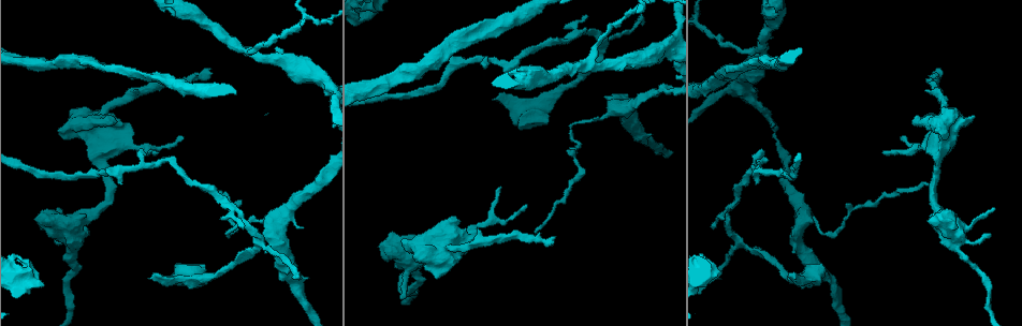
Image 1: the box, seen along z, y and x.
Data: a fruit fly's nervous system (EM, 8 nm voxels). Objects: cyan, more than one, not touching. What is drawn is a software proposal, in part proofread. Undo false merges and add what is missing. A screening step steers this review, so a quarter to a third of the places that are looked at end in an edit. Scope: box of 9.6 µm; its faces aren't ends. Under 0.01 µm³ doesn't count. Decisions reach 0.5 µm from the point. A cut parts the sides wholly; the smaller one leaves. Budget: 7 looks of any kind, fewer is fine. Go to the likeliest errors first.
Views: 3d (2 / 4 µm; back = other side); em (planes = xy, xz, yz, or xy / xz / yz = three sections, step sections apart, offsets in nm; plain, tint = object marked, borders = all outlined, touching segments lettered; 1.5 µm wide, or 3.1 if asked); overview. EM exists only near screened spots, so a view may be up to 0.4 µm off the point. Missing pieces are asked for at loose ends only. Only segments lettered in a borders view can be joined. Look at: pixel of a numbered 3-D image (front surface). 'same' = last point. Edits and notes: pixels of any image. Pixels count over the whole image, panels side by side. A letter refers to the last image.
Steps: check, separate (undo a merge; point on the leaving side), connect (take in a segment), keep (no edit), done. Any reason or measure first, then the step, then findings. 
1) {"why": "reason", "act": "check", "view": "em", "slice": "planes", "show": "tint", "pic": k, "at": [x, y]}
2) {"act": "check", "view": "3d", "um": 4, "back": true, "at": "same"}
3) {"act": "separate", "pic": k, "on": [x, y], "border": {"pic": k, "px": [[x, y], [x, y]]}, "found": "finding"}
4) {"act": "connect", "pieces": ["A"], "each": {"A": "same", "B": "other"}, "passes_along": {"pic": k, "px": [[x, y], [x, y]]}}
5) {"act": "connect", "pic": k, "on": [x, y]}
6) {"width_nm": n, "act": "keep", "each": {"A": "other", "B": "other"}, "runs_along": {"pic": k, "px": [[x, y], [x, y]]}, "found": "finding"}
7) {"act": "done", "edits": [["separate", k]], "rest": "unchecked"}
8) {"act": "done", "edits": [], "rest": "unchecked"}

{"why": "long arm stops here", "act": "check", "view": "em", "slice": "planes", "show": "plain", "pic": 1, "at": [20, 263]}

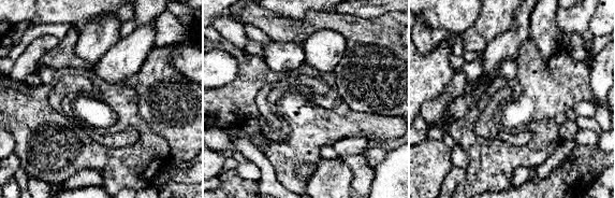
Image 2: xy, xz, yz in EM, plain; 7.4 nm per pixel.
{"why": "see the neighbours", "act": "check", "view": "em", "slice": "planes", "show": "borders", "at": "same"}

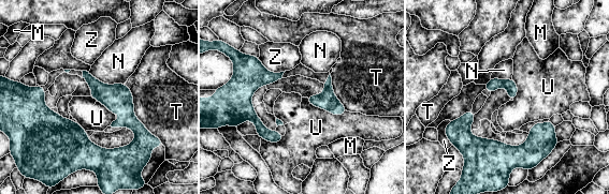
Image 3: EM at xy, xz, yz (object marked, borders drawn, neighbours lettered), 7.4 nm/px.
{"act": "keep", "each": {"M": "other", "N": "other", "T": "other", "U": "other", "Z": "other"}, "runs_along": {"pic": 3, "px": [[32, 89], [39, 112], [90, 164]]}, "found": "none of them fits"}

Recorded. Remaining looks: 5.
{"why": "tapers out", "act": "check", "view": "em", "slice": "planes", "show": "tint", "pic": 1, "at": [298, 278]}

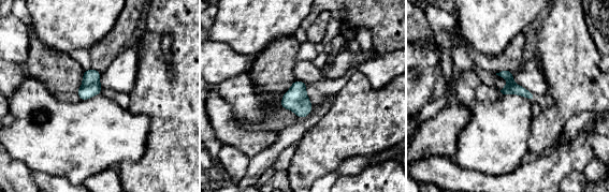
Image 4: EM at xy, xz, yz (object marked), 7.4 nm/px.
{"why": "see the neighbours", "act": "check", "view": "em", "slice": "planes", "show": "borders", "at": "same"}

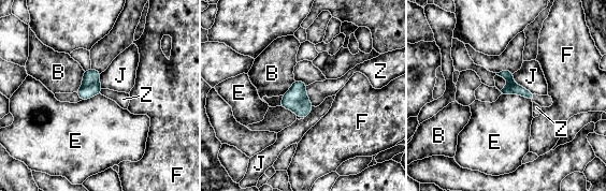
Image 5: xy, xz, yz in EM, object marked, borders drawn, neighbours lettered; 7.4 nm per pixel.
{"width_nm": 100, "act": "keep", "each": {"B": "other", "E": "other", "F": "other", "J": "other", "Z": "other"}, "runs_along": {"pic": 5, "px": [[503, 74], [518, 89], [532, 97]]}, "found": "no lettered segment goes on from it"}

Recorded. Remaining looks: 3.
{"why": "three-way junction", "act": "check", "view": "3d", "um": 4, "pic": 1, "at": [761, 51]}

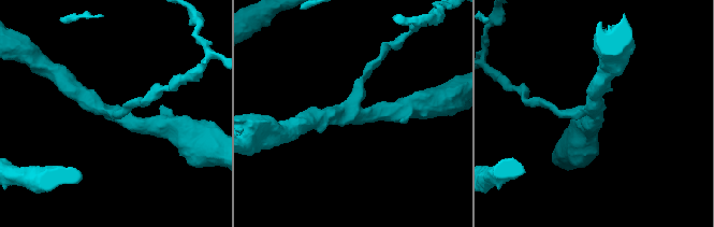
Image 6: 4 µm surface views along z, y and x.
{"why": "now the EM", "act": "check", "view": "em", "slice": "xz", "step": 4, "show": "tint", "pic": 6, "at": [592, 115]}

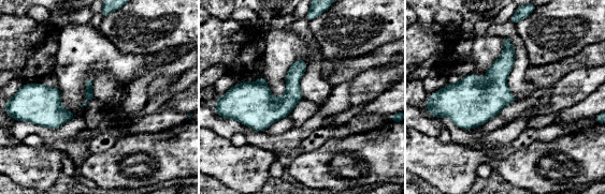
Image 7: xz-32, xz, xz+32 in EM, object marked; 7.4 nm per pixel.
{"why": "another direction", "act": "check", "view": "em", "slice": "planes", "show": "borders", "at": "same"}

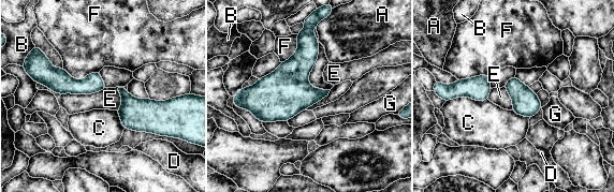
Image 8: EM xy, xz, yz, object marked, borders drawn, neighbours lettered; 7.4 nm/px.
{"act": "keep", "each": {"A": "other", "B": "other", "C": "other", "D": "other", "E": "other", "F": "other", "G": "other"}, "found": "one cell here"}

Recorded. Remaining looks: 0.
{"act": "done", "edits": [], "rest": "unchecked"}

